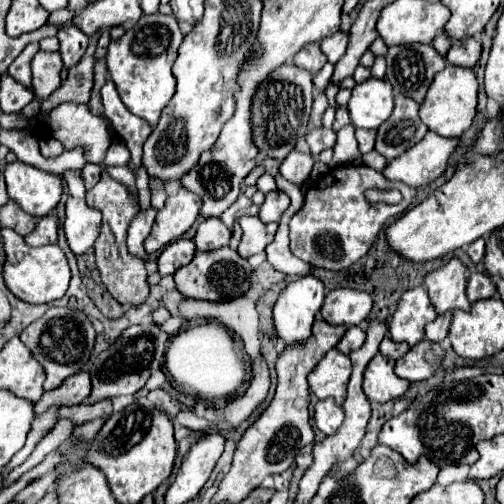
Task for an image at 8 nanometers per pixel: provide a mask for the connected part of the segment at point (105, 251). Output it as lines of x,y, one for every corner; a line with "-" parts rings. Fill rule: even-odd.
102,172
100,182
92,190
86,192
86,202
90,204
90,208
96,208
102,212
102,232
94,244
94,250
96,250
96,266
102,274
104,286
124,306
126,304
132,304
132,306
142,304
144,298
148,296
144,260
138,256
132,256
126,246
126,230
140,208
138,196
134,196
124,184
112,180
106,172

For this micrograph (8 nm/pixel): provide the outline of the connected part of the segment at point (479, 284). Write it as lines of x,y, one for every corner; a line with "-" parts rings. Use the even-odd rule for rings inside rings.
472,274
468,278
468,288
466,288
466,294
468,294
468,300
470,302
476,302
476,300
484,300
484,298
490,298
496,294
496,286
492,282
490,276
486,274

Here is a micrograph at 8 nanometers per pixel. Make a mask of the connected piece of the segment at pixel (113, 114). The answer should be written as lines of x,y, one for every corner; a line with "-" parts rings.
108,80
102,86
102,102
104,102
104,108
106,108
106,116
114,124
116,134
126,142
126,146
132,154
130,168
136,172
142,164
142,144
150,136
152,128
146,120
142,120
142,118
138,118
138,116
134,116
126,110
126,106
122,104
118,90
114,88
112,80

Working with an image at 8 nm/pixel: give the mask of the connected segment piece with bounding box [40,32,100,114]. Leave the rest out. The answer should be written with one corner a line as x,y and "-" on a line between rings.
96,32
96,36
90,38
90,46
84,54
84,60
80,60
80,64
76,64
76,68
68,70
68,78
62,82
62,86
56,88
56,92
52,92
52,96
48,96
48,100
42,100
40,114
46,114
48,110
56,108
62,102
88,103
92,84
94,84
92,66
94,66
94,52
96,52
98,36
100,36
100,32

